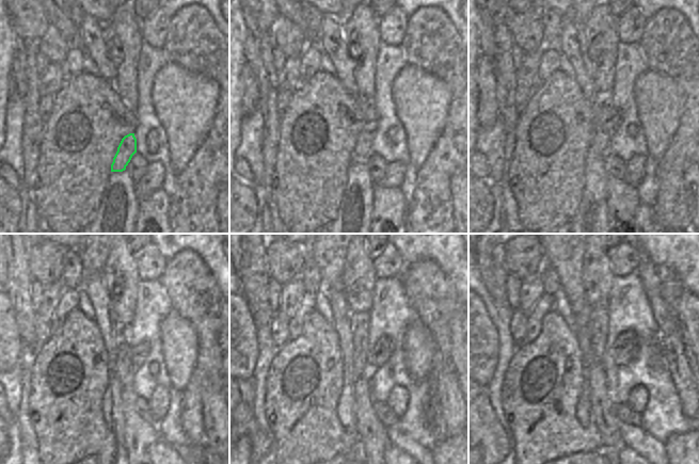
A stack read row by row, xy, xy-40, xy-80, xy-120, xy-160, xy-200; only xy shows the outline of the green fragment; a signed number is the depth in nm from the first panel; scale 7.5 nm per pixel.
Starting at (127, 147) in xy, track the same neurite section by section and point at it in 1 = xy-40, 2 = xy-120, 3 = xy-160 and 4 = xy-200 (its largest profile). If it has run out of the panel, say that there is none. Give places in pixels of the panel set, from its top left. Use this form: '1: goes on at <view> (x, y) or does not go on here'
1: goes on at xy-40 (363, 152)
2: goes on at xy-120 (139, 353)
3: goes on at xy-160 (380, 354)
4: goes on at xy-200 (625, 347)

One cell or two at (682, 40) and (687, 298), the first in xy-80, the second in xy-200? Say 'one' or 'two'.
two

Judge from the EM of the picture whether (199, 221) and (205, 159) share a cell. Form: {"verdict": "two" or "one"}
{"verdict": "one"}

